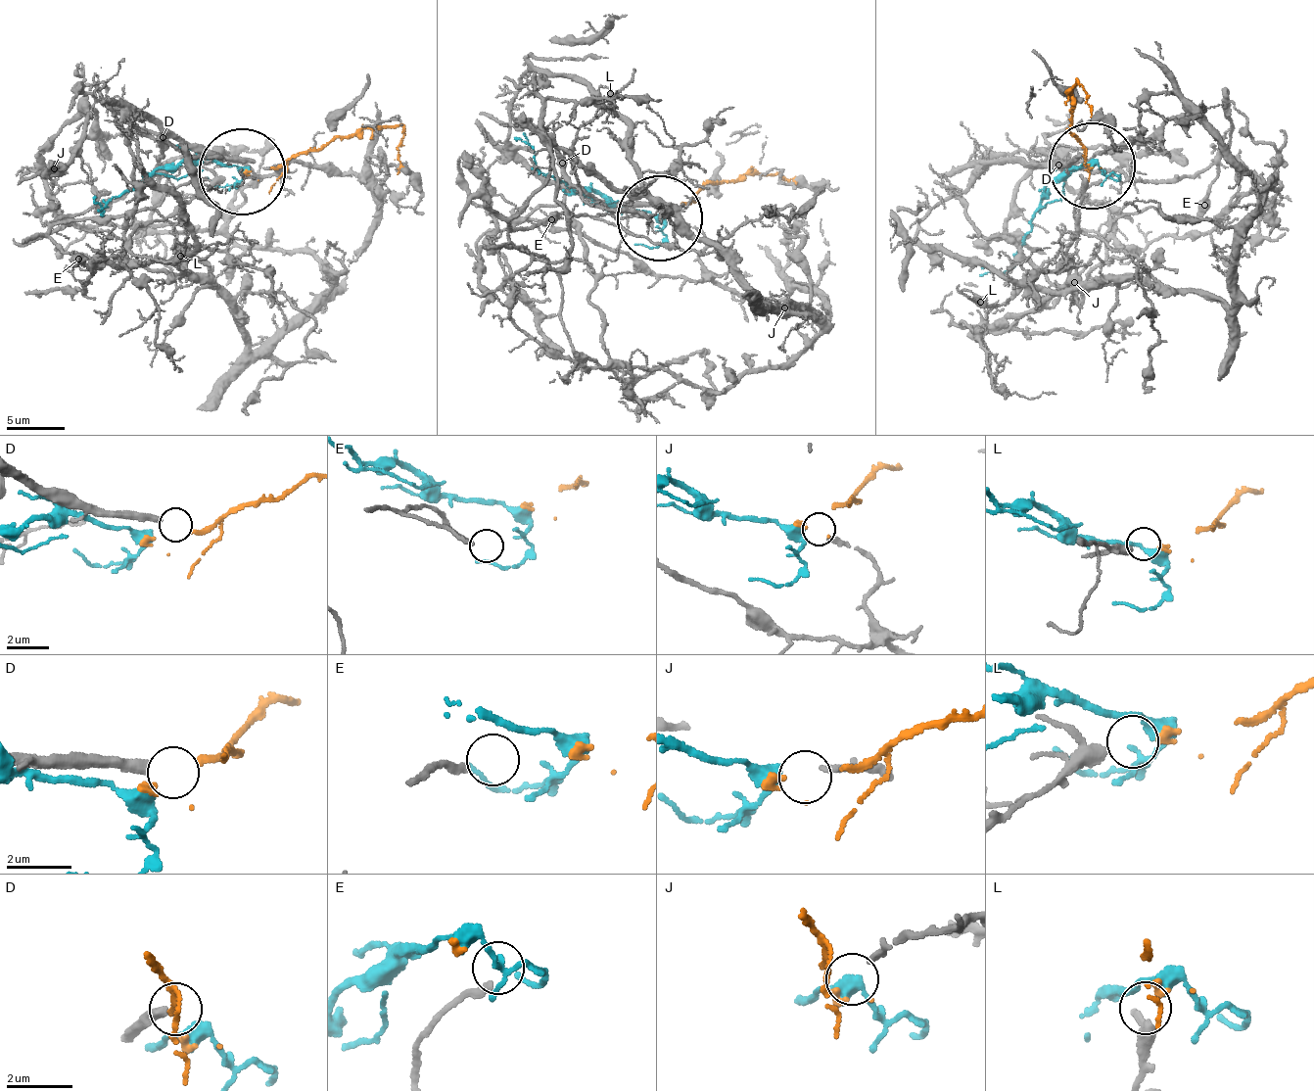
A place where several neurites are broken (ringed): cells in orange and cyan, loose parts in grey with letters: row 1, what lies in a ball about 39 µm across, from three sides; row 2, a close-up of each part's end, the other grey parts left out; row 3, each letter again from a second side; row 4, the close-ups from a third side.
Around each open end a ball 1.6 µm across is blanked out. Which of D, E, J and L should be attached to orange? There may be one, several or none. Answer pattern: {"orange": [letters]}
{"orange": ["L"]}

